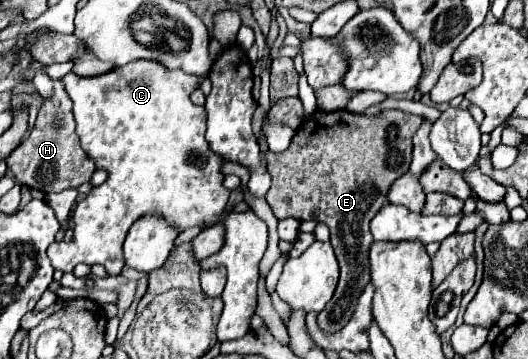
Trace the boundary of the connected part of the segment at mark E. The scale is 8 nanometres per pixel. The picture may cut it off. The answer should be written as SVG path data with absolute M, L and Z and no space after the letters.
M316 111L308 121L302 123L300 131L294 135L286 151L266 153L268 171L272 175L272 187L266 193L266 201L272 207L276 219L286 219L286 217L294 217L298 221L320 219L330 229L330 243L340 263L340 281L332 301L318 313L318 325L326 333L340 331L350 321L358 305L358 297L362 295L364 287L370 283L368 251L374 241L370 235L370 221L384 205L390 183L394 183L398 175L404 175L408 171L412 159L412 135L420 127L420 123L422 117L408 115L402 111L384 111L380 117L374 119L364 115L354 115L348 111L334 111L334 113Z

